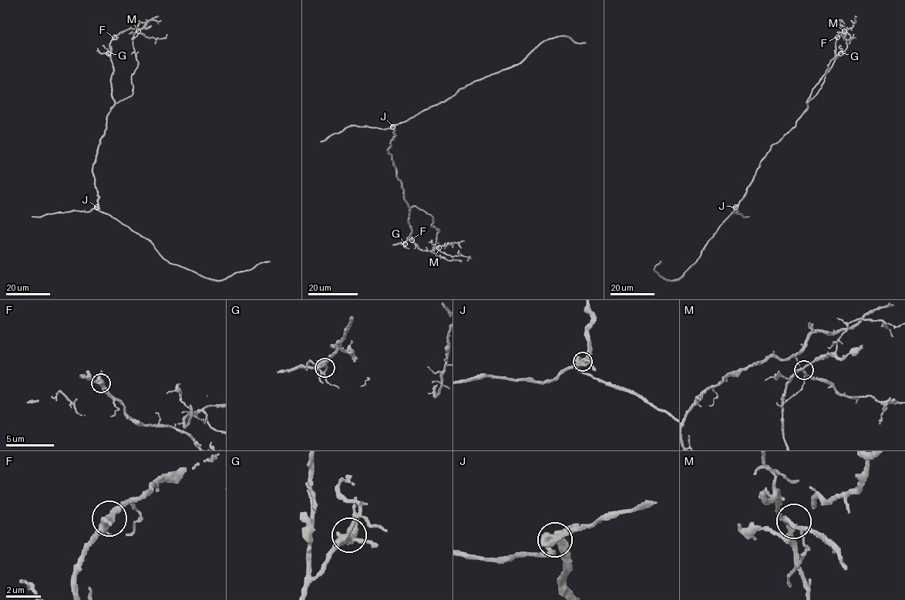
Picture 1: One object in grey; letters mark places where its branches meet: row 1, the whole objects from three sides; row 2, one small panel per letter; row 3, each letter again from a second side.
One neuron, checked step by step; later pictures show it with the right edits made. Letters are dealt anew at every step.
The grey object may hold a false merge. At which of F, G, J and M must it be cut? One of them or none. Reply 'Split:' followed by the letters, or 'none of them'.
Split: none of them

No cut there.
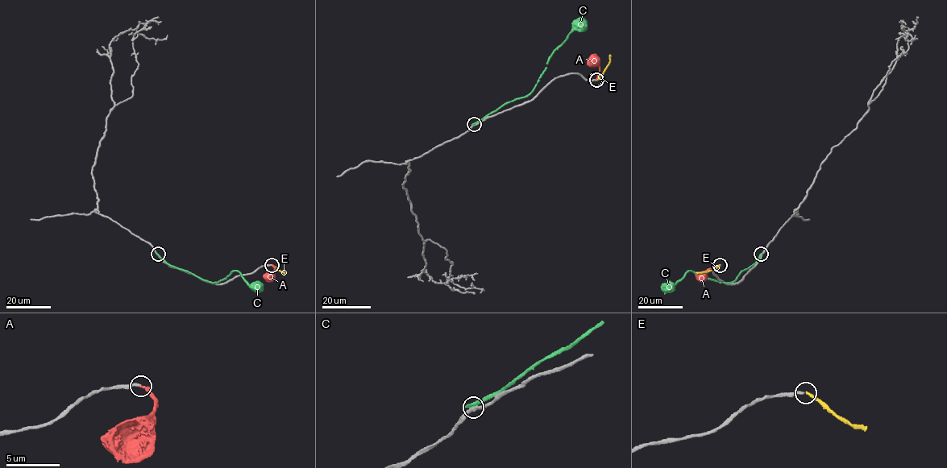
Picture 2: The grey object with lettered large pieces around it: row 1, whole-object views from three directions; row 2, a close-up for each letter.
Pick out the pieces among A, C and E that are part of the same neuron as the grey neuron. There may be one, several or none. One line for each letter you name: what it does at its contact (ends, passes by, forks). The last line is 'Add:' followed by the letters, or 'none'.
A: it ends there
Add: A

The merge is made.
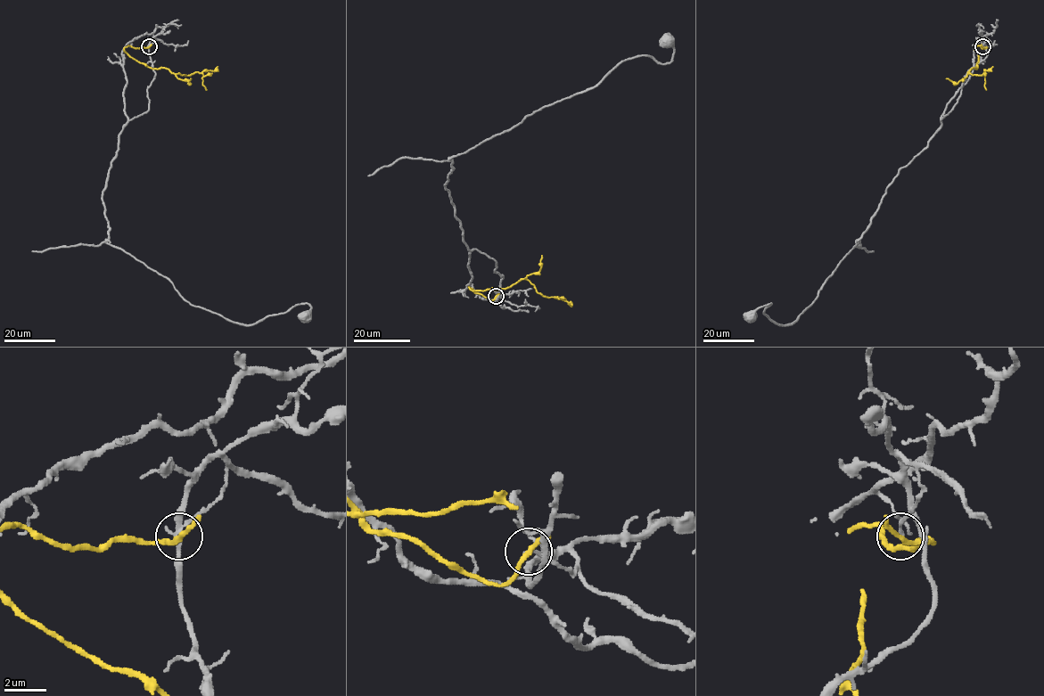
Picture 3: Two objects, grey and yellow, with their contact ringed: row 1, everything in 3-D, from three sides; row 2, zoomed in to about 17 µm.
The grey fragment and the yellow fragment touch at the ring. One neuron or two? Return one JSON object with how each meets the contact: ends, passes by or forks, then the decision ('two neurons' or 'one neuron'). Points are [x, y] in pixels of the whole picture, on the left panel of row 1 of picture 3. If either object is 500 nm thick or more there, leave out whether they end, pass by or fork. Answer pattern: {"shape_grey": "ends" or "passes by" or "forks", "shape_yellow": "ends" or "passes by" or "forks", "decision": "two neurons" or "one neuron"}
{"shape_grey": "passes by", "shape_yellow": "passes by", "decision": "two neurons"}

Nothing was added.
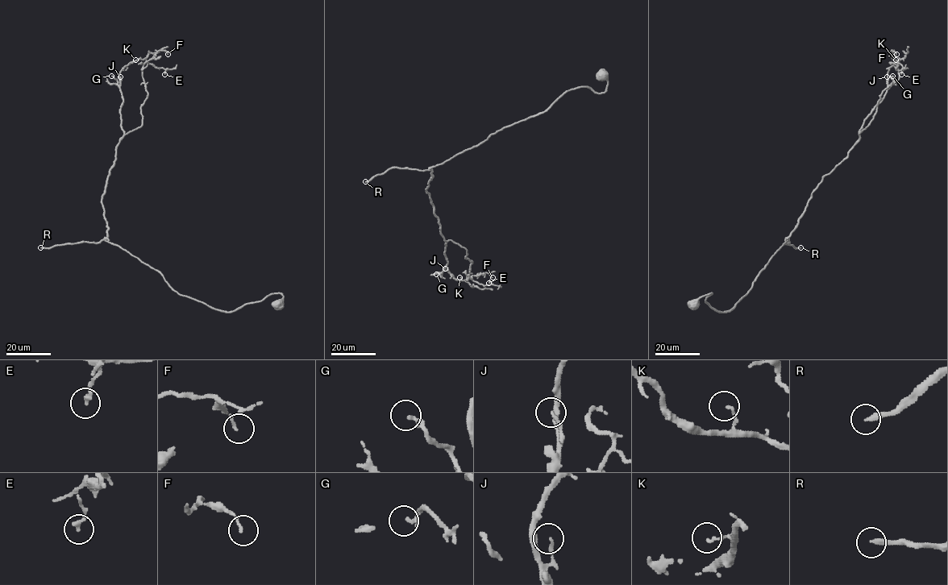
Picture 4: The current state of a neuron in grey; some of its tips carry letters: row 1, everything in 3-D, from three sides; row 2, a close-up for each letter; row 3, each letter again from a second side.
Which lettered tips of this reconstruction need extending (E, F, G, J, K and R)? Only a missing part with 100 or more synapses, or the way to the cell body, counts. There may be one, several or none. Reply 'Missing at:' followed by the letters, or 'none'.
Missing at: R

